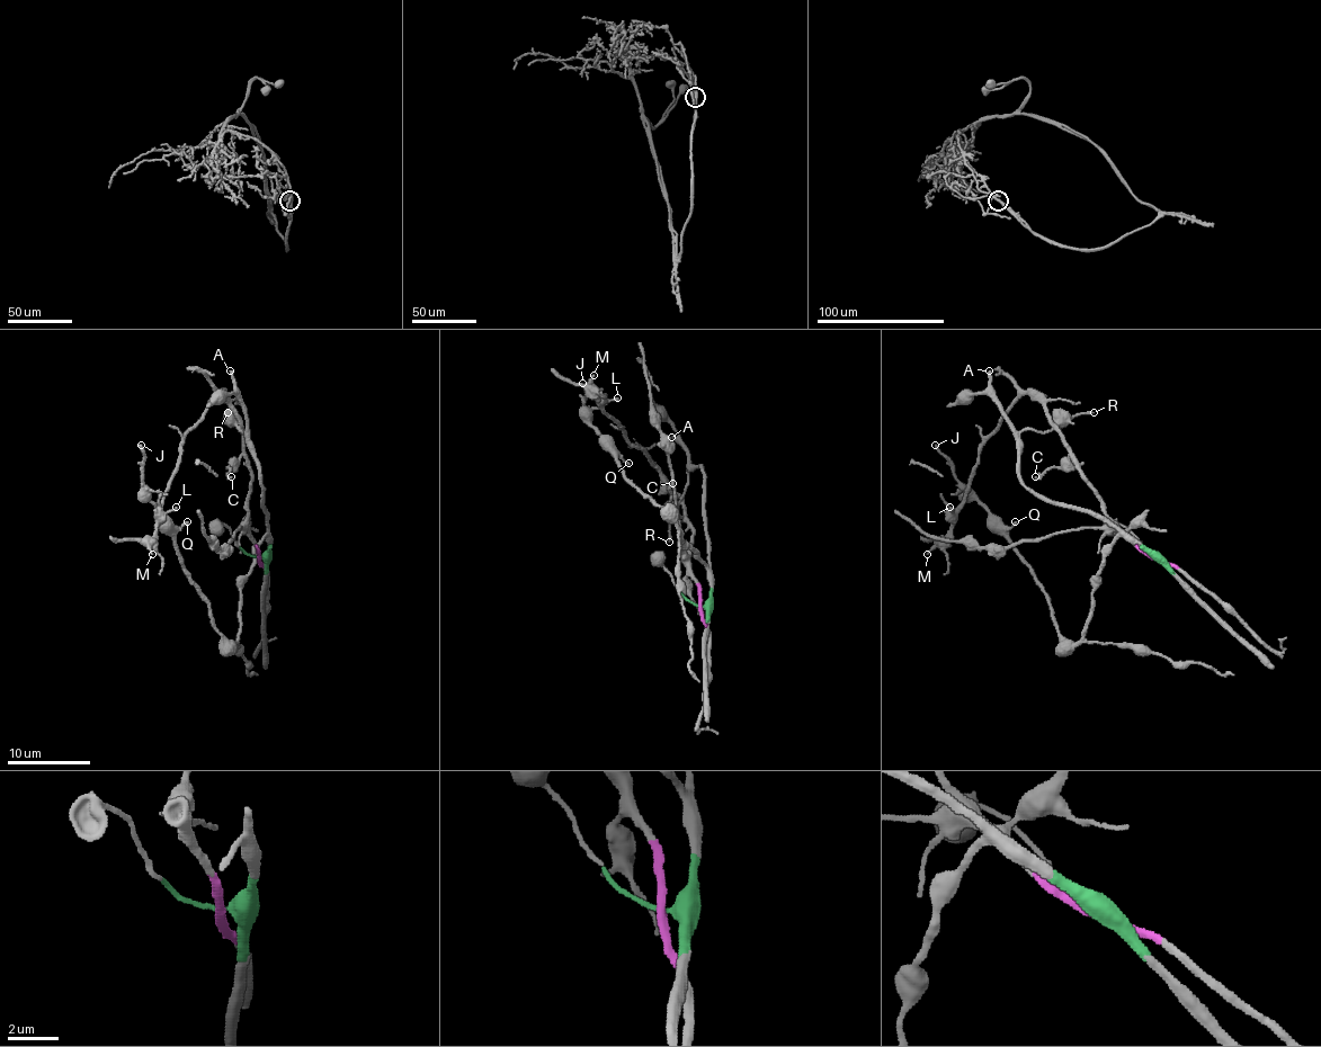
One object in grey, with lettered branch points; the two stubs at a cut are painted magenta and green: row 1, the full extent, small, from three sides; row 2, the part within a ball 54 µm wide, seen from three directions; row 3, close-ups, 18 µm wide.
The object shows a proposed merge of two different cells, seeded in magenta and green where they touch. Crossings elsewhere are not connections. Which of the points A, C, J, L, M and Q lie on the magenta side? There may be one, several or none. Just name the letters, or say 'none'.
C, L, M

